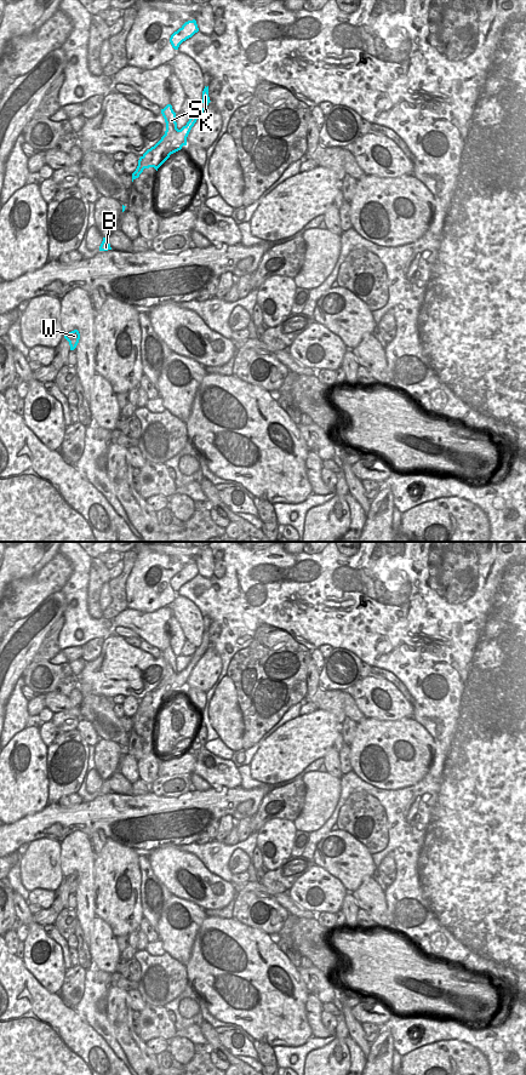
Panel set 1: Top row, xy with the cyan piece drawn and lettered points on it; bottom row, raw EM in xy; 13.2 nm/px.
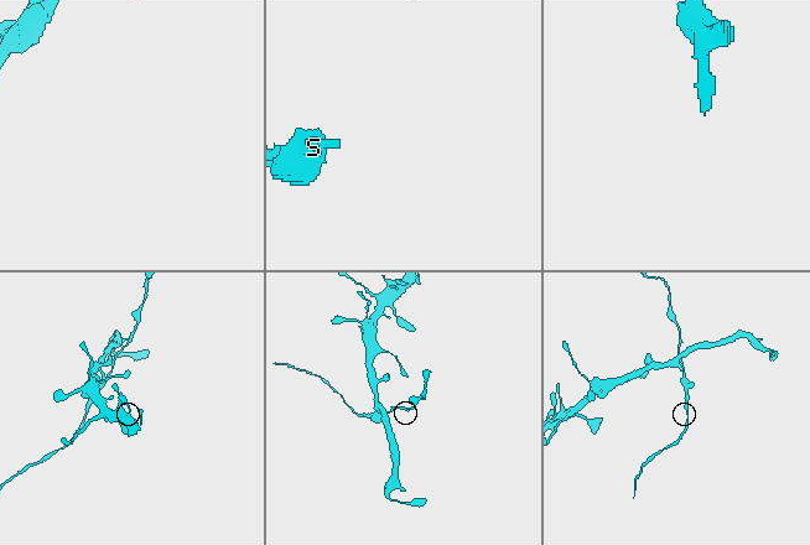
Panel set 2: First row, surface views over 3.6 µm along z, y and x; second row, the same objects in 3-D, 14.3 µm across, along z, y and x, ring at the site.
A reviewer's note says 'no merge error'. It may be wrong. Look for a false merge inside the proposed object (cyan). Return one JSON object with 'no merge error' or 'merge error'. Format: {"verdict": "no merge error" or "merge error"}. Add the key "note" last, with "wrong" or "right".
{"verdict": "merge error", "note": "wrong"}

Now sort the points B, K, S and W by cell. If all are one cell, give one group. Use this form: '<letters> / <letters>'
B K W / S

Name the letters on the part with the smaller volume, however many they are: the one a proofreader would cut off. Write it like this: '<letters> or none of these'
B, K, W.

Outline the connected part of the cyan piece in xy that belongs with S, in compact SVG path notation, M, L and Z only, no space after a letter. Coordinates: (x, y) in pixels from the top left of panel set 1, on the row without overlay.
M167 647L164 652L161 652L161 657L166 665L166 674L161 682L151 691L156 693L151 696L153 705L159 704L161 708L170 701L171 697L181 693L179 688L167 687L165 684L172 677L177 676L177 665L176 665L176 656L172 652L171 647Z

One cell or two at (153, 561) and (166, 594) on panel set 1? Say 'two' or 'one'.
one

